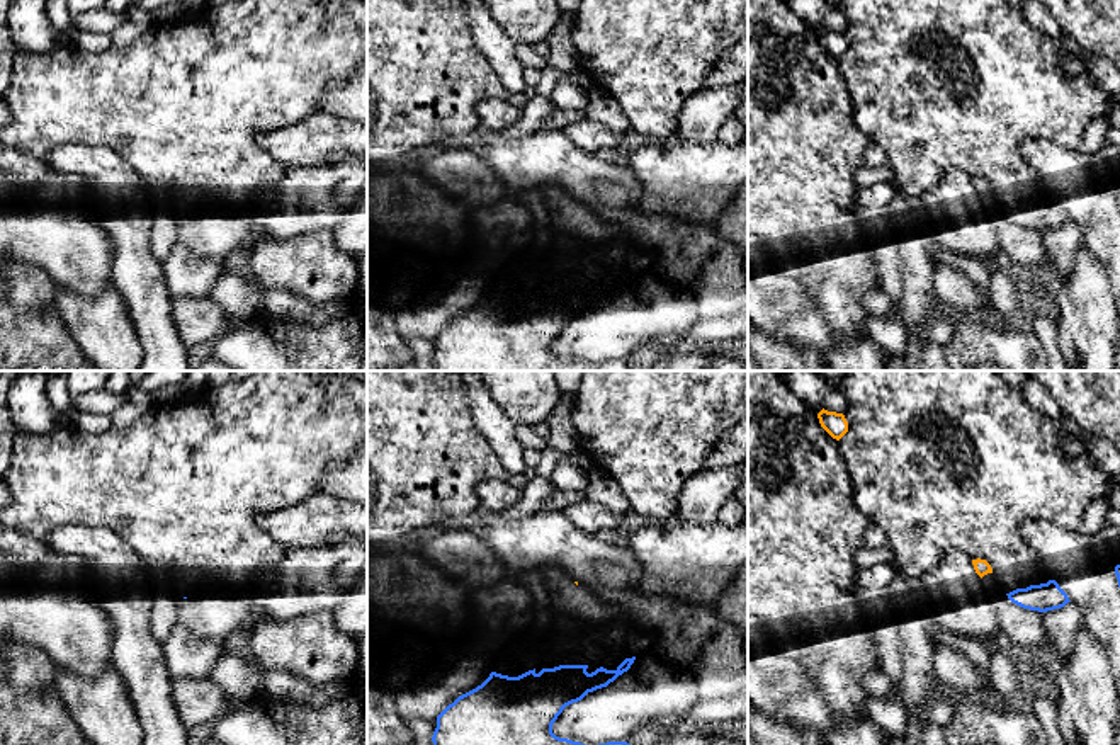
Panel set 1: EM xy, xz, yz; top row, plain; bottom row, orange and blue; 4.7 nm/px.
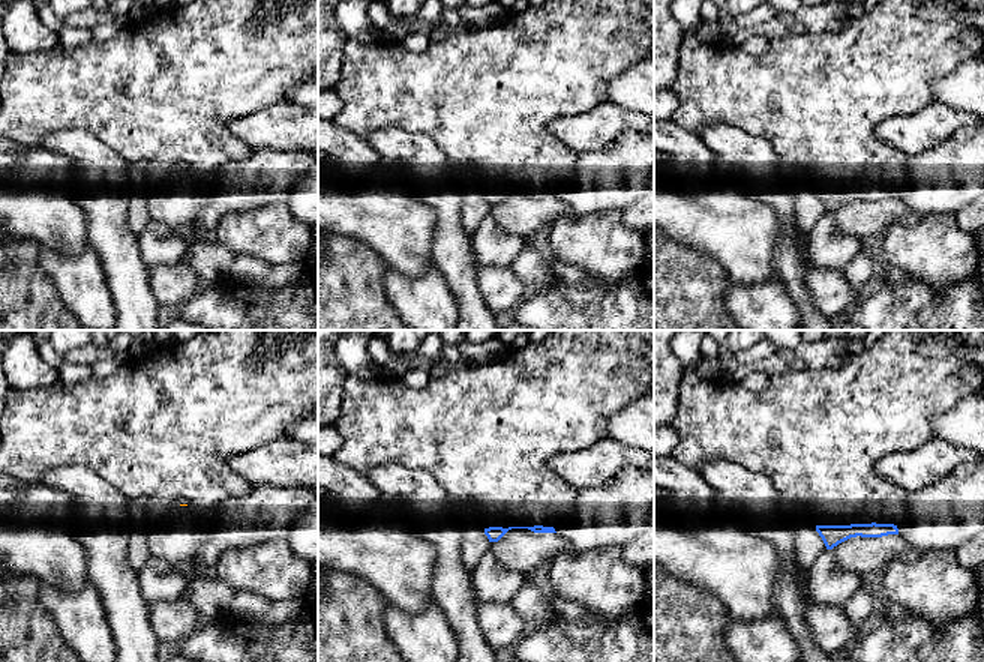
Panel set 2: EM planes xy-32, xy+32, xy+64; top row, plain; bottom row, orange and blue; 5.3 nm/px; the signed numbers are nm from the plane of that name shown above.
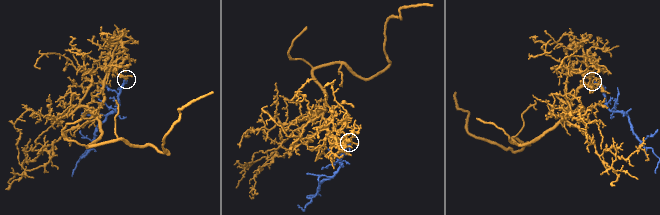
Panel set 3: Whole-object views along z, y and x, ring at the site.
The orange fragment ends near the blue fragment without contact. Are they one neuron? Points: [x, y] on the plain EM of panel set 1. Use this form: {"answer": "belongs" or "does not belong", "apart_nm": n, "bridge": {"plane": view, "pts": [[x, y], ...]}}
{"answer": "does not belong", "apart_nm": 130, "bridge": {"plane": "yz", "pts": [[991, 191], [1006, 213]]}}

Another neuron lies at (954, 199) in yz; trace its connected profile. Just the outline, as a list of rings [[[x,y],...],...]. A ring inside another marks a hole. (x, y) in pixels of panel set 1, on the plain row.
[[[950,168],[933,189],[916,201],[916,209],[928,216],[935,230],[986,216],[972,177],[960,168]]]

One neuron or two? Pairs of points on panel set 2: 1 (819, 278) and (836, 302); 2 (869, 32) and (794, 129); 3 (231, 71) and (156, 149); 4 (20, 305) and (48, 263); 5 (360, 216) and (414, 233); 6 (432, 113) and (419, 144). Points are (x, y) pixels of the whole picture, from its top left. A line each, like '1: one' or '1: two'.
1: one
2: one
3: one
4: two
5: one
6: two

